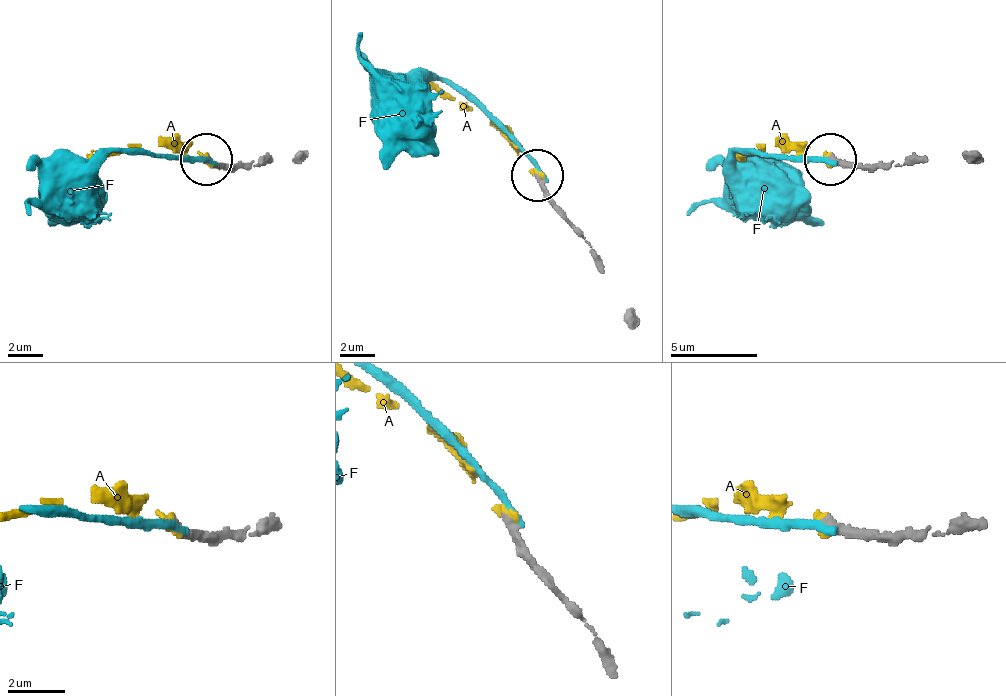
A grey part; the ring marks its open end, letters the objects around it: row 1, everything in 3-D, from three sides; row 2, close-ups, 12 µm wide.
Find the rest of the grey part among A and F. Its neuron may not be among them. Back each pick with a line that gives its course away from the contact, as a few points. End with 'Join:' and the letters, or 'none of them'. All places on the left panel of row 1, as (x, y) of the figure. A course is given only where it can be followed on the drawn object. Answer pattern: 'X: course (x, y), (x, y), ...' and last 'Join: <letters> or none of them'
A: course (209, 156), (157, 143), (131, 143), (88, 160)
Join: A

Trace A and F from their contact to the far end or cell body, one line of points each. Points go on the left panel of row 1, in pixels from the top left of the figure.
A: (209, 156), (157, 143), (131, 143), (88, 160)
F: (209, 160), (170, 160), (109, 151), (96, 156), (92, 173), (75, 182)

